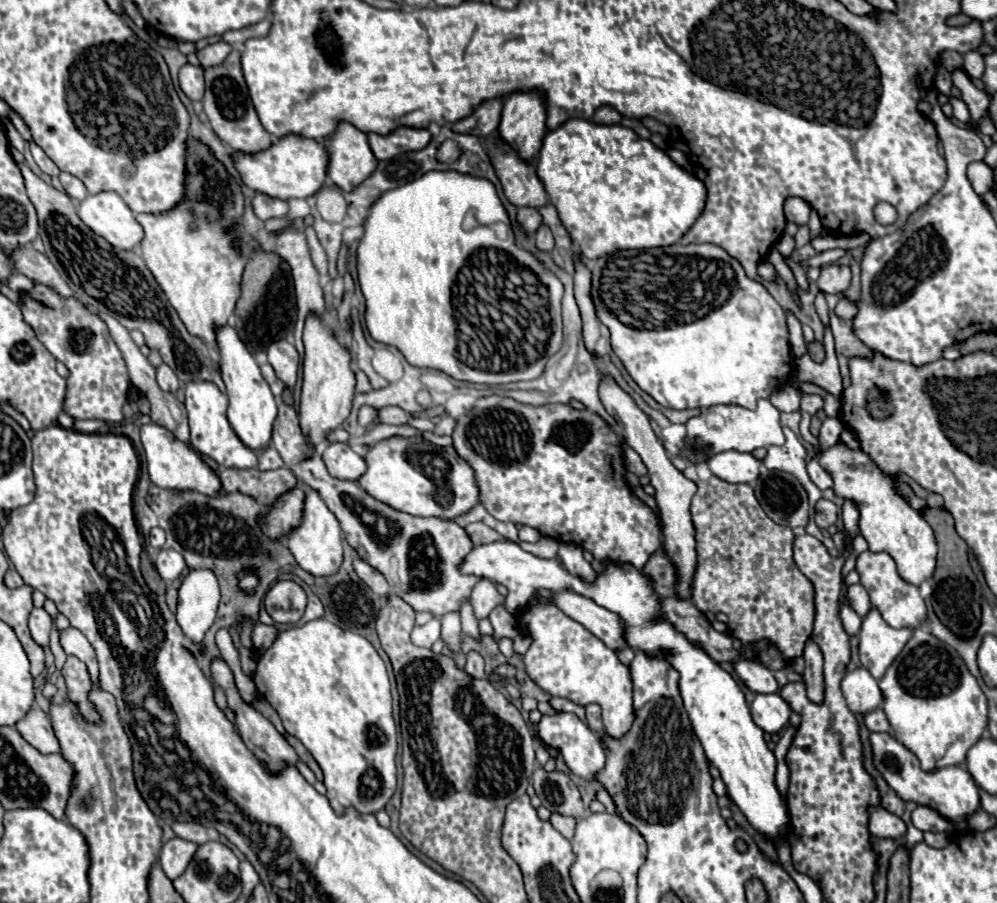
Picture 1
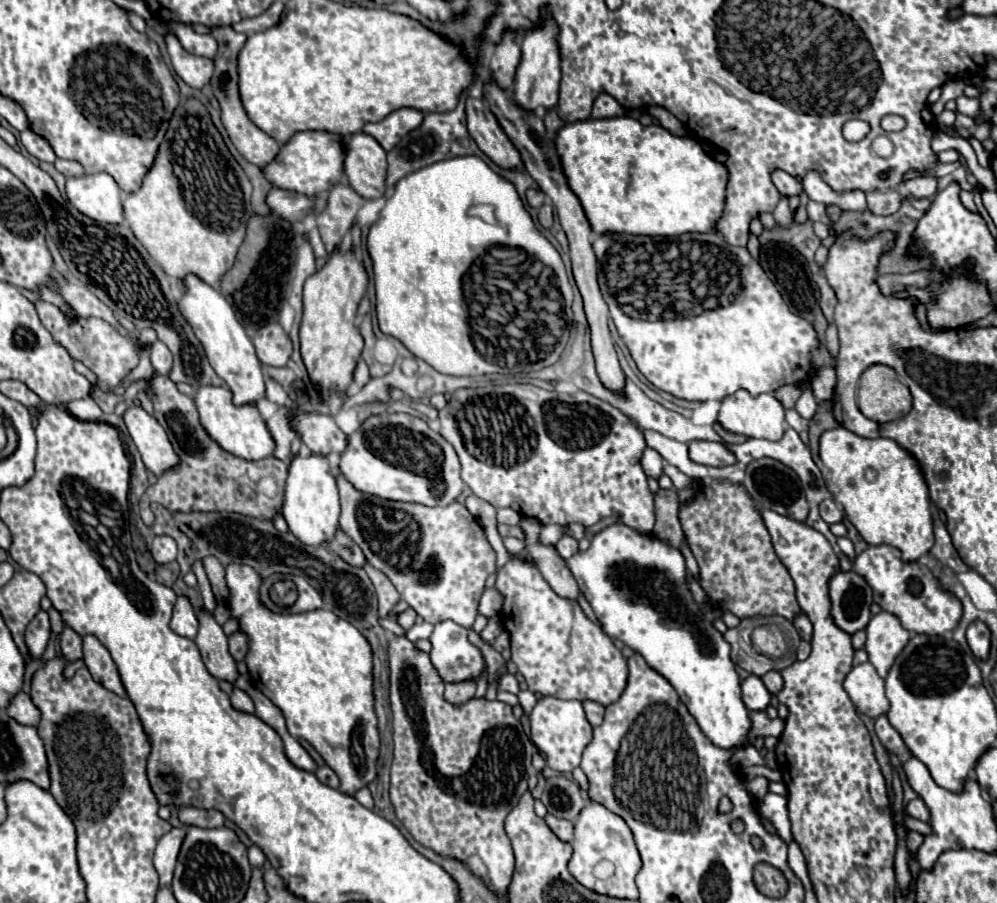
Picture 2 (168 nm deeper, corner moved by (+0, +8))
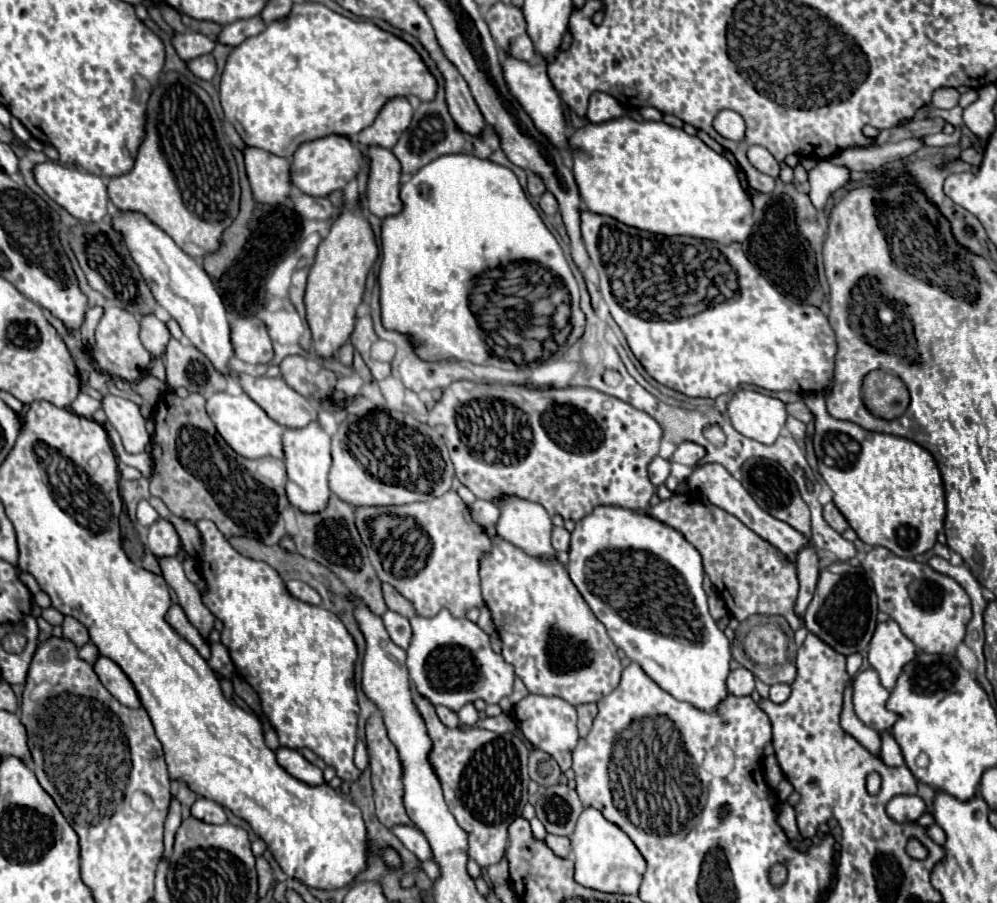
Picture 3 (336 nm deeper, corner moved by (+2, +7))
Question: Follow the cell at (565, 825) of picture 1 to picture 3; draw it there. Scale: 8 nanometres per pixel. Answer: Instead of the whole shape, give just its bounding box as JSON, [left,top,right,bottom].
[546,836,570,858]

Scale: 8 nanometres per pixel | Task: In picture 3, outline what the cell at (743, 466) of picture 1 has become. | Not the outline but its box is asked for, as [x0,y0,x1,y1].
[670,442,706,468]

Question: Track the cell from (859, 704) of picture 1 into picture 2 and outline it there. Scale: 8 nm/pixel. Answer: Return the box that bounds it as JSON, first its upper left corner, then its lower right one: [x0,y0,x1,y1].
[844,663,890,719]

